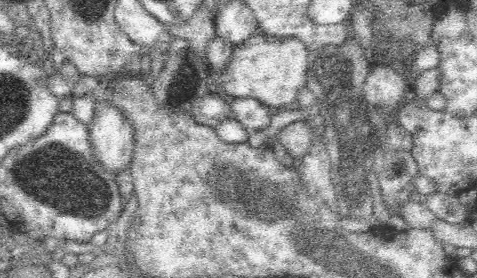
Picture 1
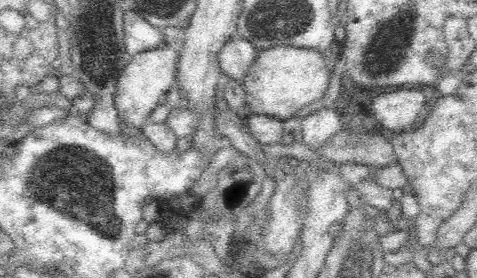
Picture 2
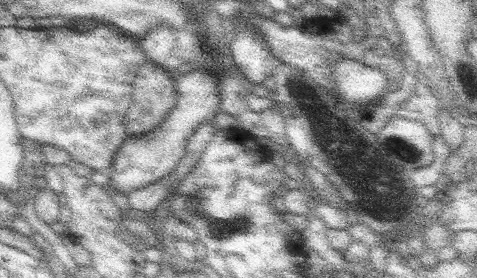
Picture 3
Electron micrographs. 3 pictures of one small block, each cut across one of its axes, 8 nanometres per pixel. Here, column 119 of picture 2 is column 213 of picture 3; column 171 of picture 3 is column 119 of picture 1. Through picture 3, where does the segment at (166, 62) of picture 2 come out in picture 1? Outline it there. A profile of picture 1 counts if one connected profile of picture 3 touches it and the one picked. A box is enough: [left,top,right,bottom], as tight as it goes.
[90,100,136,174]

